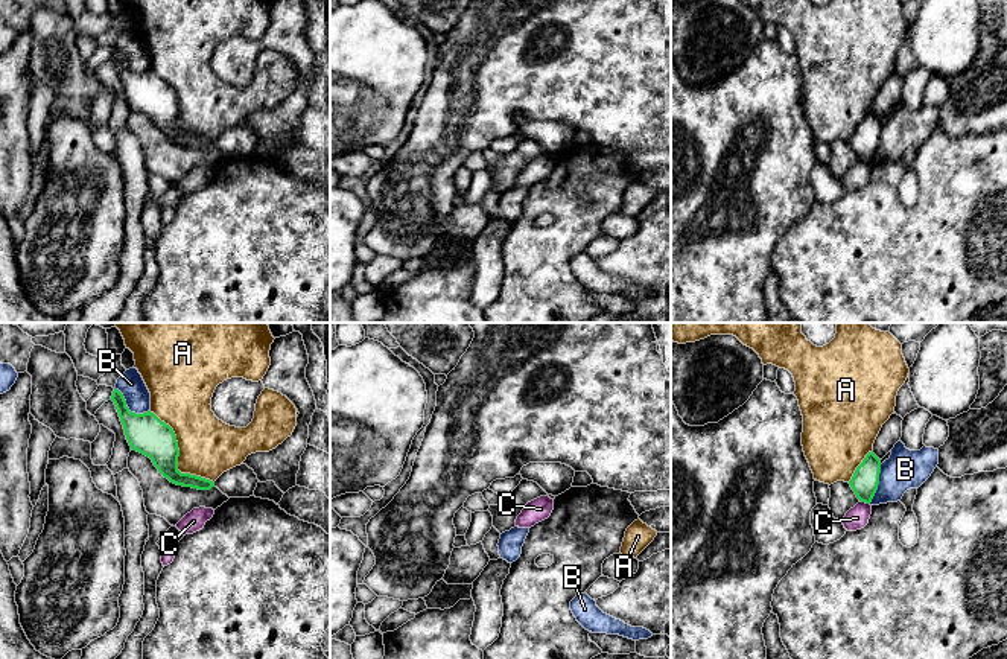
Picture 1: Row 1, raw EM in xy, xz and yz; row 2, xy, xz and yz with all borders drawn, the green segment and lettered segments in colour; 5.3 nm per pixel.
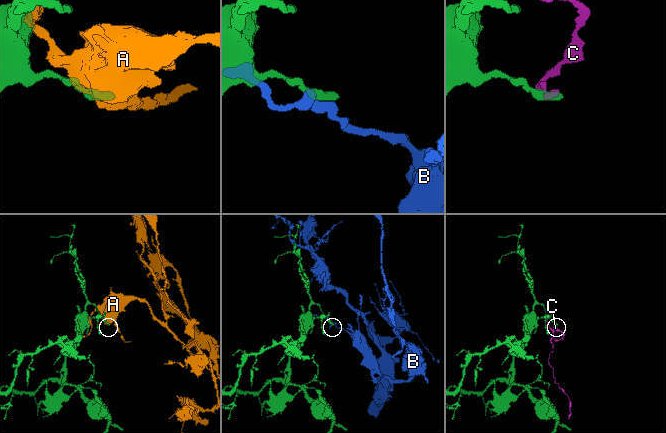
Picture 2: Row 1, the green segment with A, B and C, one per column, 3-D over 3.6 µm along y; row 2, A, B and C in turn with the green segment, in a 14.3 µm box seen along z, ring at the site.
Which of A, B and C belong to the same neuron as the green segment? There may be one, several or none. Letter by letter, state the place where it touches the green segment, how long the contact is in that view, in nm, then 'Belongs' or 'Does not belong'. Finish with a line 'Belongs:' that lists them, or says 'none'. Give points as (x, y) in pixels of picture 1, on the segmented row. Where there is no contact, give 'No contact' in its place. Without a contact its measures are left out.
A: Touches green at xy (178, 455). Shared border 500 nm. Does not belong
B: Touches green at xy (128, 408). Shared border 220 nm. Does not belong
C: Touches green at yz (864, 501). Shared border 60 nm. Does not belong
Belongs: none

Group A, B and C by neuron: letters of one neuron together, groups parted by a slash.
A / B / C

